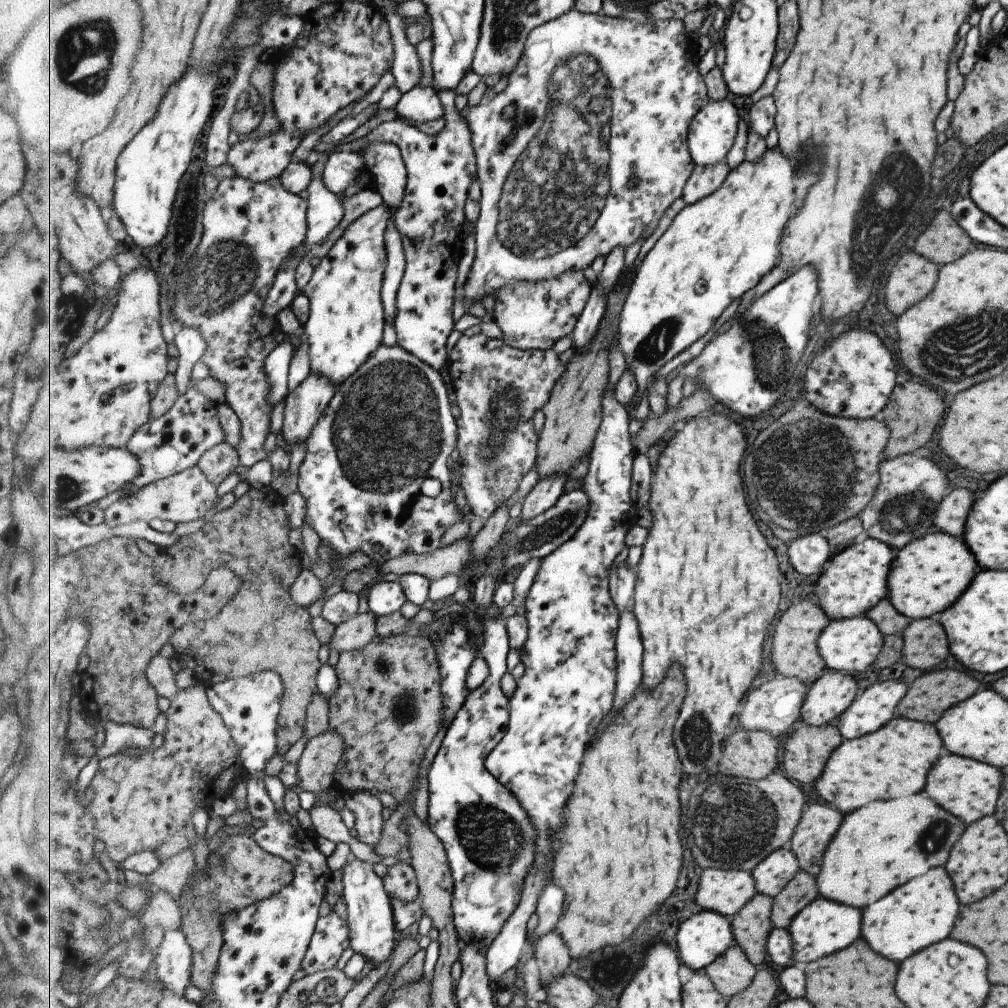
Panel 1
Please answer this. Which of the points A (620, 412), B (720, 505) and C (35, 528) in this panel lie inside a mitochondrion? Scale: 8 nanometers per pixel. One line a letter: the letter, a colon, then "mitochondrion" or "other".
A: other
B: other
C: other

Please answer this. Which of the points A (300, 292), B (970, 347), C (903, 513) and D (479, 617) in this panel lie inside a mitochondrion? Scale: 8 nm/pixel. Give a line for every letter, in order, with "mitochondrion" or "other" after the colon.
A: other
B: mitochondrion
C: mitochondrion
D: other

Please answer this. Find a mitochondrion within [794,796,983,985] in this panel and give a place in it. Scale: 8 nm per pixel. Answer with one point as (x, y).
(932, 837)

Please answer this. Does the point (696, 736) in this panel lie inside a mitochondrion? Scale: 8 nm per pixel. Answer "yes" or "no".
yes

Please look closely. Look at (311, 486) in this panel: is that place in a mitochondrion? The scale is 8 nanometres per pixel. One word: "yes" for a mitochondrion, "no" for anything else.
no

